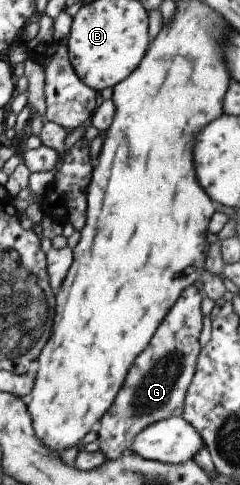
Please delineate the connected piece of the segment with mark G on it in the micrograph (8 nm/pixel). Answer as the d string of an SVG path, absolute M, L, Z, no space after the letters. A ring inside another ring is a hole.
M197 284L187 286L156 328L148 346L128 368L128 374L125 374L113 403L95 427L99 451L106 459L112 460L129 452L130 443L144 427L168 417L181 416L184 397L201 349L198 334L202 326L202 298L203 294Z

